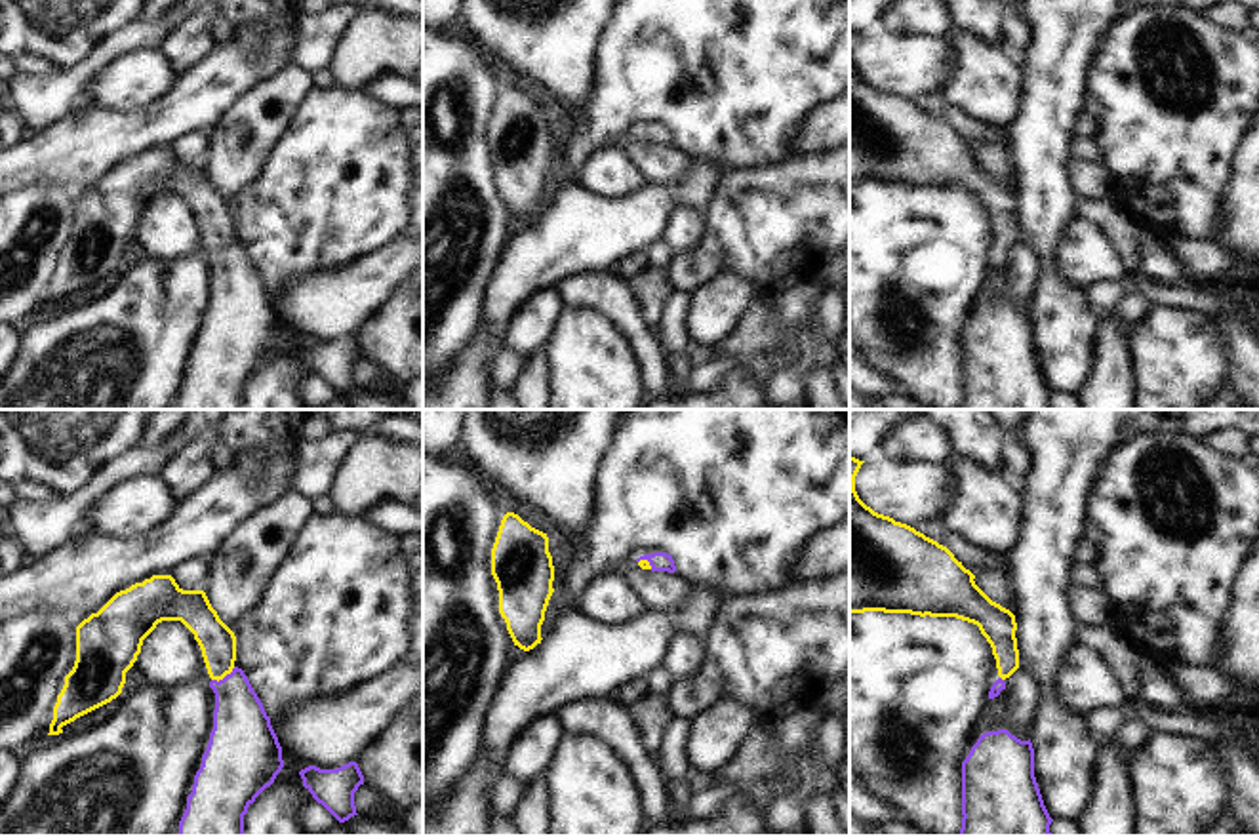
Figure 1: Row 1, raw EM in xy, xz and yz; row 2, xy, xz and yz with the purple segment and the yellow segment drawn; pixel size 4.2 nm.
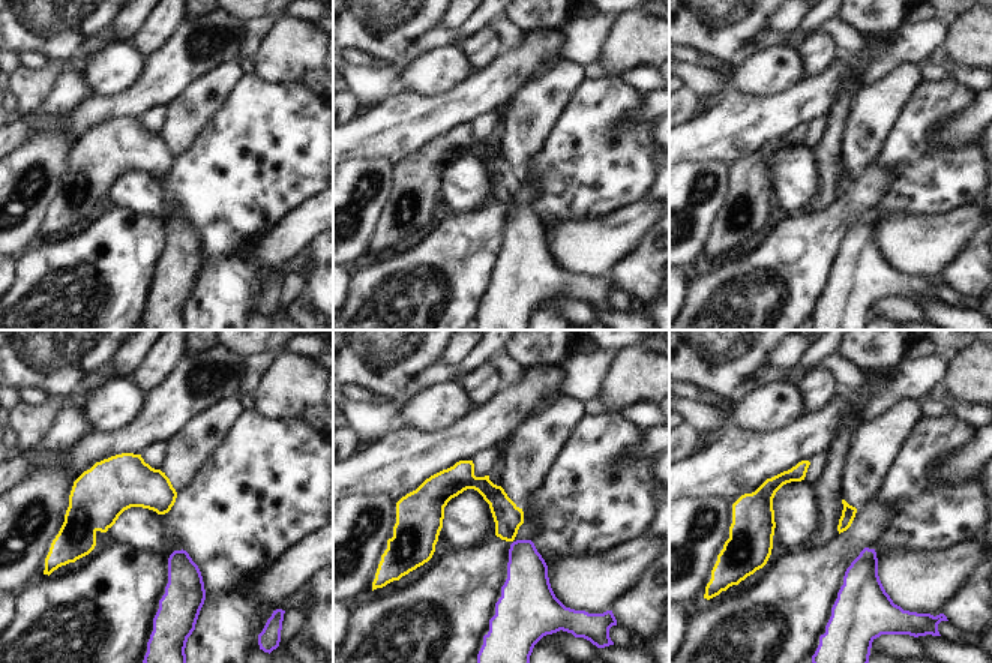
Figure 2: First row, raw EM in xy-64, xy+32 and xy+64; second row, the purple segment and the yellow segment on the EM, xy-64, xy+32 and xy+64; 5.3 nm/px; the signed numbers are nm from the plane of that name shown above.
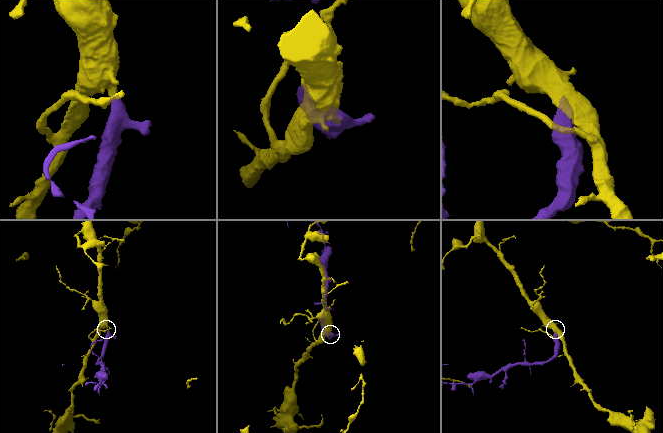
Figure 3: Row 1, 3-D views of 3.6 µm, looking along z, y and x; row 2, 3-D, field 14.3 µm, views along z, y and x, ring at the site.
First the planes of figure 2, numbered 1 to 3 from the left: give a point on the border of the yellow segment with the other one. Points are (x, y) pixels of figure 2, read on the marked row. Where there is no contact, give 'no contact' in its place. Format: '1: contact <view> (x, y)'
1: no contact
2: no contact
3: no contact

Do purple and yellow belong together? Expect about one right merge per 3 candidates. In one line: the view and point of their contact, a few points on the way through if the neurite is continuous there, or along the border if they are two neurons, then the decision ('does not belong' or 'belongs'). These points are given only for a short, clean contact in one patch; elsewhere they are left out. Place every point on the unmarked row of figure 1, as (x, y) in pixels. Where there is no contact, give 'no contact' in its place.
xy (225, 250) | across xy (242, 305), (233, 261), (225, 250), (219, 238), (218, 216) | belongs

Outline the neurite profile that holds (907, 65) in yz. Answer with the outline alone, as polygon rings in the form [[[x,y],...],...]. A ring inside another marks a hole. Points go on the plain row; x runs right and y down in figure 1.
[[[876,29],[855,50],[859,72],[874,86],[901,97],[943,93],[960,63],[949,36],[918,38]]]

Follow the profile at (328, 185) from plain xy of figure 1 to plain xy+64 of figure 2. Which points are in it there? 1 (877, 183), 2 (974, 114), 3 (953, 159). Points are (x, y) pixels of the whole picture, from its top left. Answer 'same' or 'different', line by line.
1: different
2: different
3: same

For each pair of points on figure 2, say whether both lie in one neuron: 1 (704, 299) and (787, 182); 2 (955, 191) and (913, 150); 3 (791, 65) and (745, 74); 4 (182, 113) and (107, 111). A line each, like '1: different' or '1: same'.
1: different
2: same
3: same
4: different

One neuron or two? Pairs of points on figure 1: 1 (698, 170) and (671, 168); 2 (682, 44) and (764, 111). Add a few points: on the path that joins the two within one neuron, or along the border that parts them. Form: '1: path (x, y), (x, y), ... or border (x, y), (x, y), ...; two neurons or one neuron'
1: path (692, 170), (677, 168); one neuron
2: path (703, 50), (743, 90); one neuron

